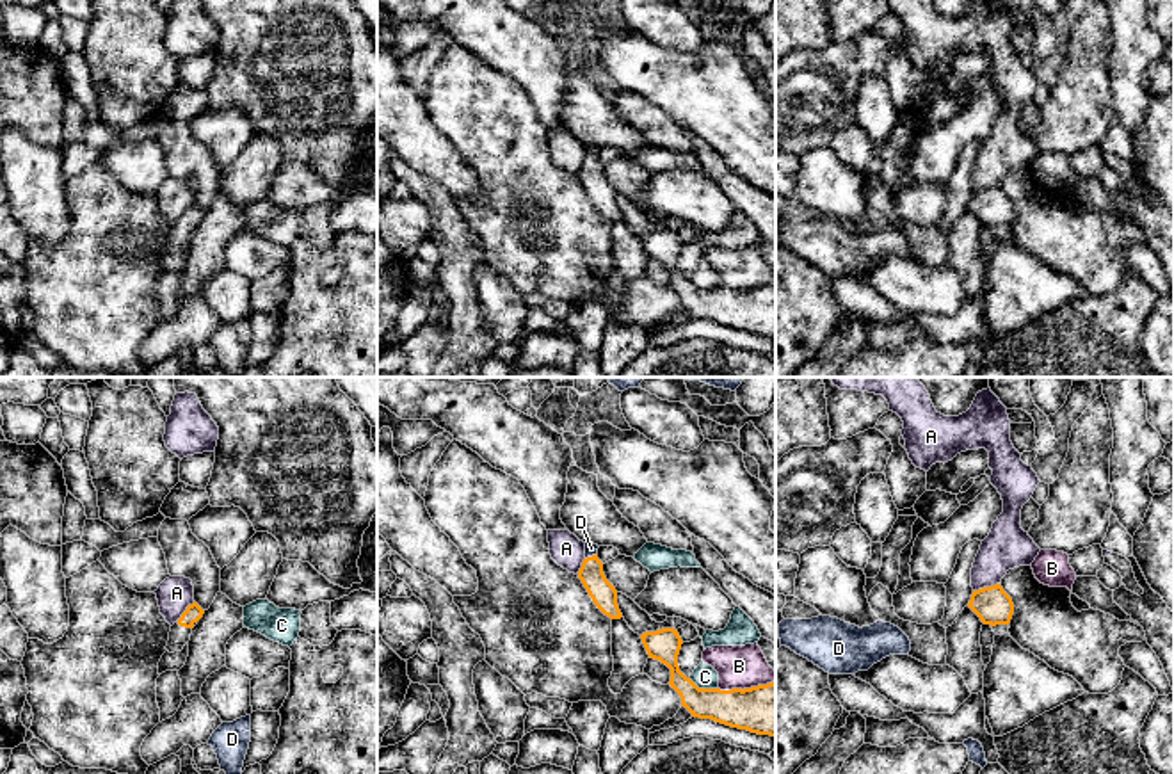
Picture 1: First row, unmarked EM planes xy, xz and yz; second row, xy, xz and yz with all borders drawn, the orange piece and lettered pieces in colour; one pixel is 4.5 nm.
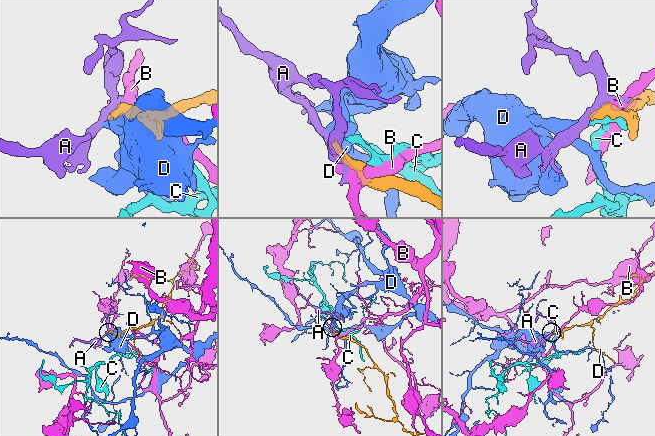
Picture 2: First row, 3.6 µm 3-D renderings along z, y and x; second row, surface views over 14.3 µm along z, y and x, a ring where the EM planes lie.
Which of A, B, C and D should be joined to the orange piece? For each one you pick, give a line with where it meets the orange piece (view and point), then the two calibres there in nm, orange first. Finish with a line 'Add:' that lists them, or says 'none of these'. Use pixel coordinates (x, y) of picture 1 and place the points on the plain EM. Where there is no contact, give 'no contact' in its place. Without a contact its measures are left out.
D: xz (593, 157) | 120/60 nm
Add: D

